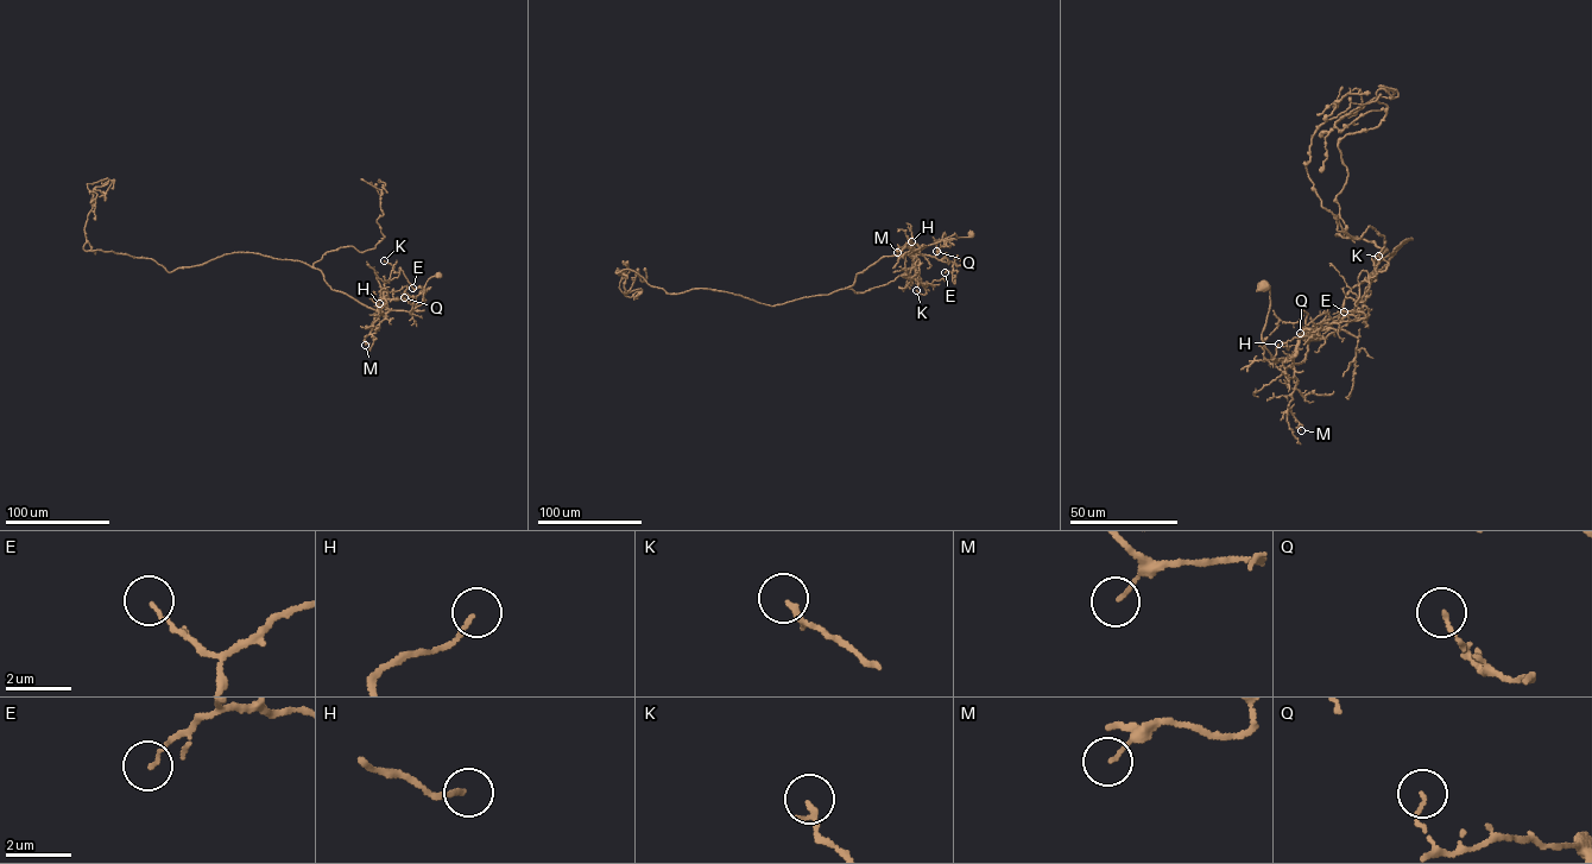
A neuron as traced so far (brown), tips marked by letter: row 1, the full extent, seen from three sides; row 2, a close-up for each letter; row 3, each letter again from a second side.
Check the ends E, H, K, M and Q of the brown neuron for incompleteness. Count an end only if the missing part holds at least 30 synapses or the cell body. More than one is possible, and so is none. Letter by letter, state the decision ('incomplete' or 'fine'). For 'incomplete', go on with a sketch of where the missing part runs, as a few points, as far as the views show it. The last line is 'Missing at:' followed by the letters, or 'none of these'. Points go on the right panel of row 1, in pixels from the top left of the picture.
E: fine
H: fine
K: fine
M: fine
Q: fine
Missing at: none of these

